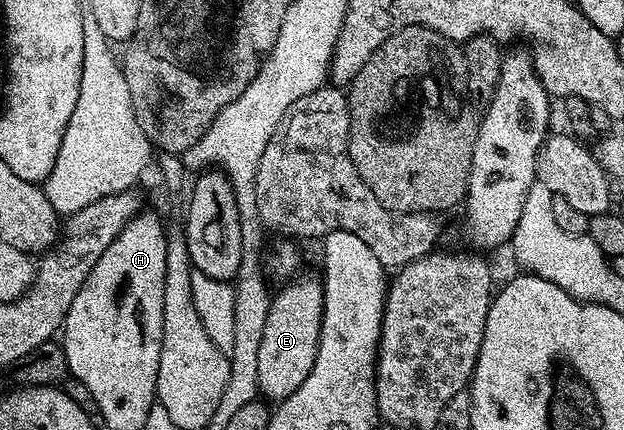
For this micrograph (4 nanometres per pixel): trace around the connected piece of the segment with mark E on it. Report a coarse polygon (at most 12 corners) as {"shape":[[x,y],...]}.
{"shape":[[324,282],[275,290],[258,347],[259,396],[302,387],[318,355]]}

